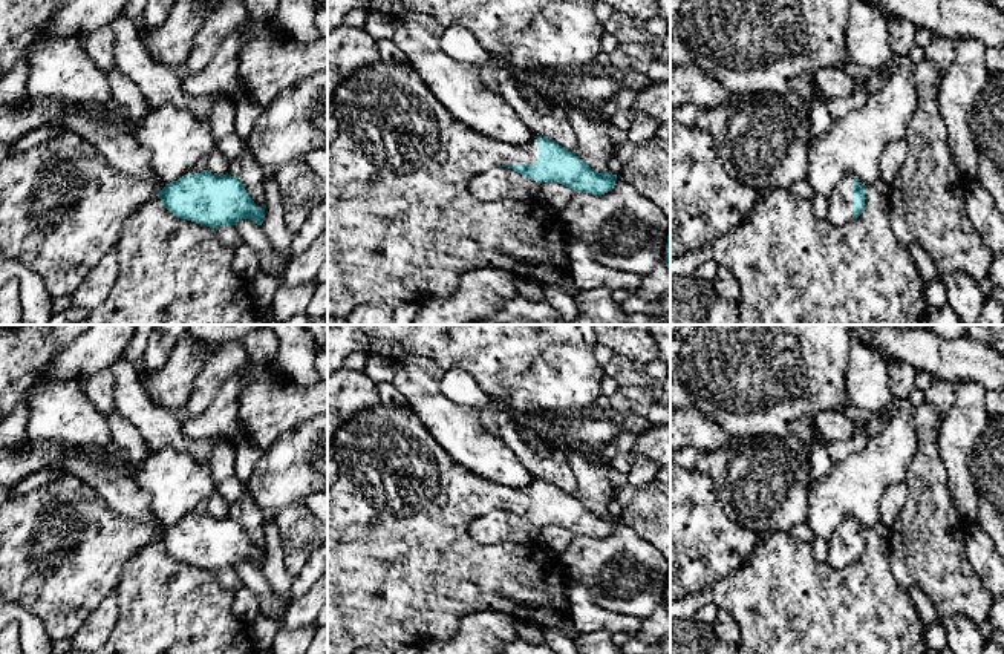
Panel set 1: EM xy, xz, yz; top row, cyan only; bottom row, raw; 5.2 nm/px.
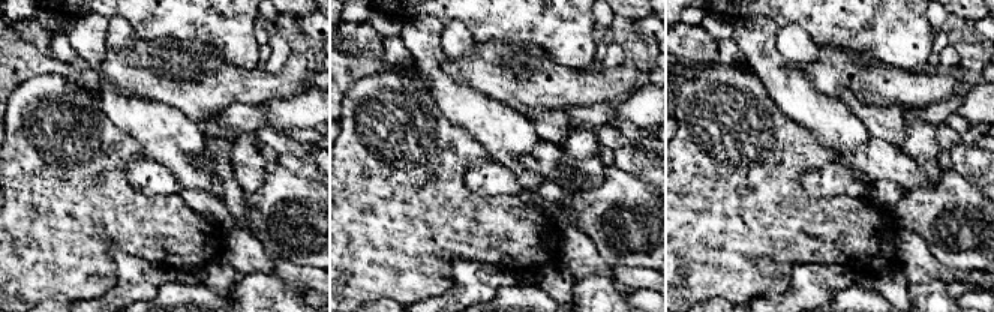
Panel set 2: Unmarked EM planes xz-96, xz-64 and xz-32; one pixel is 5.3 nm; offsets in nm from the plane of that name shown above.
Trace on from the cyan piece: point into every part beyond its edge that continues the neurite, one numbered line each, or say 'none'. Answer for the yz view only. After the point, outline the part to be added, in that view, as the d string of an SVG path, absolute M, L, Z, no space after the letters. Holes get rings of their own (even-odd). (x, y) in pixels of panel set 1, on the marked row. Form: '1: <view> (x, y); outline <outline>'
1: yz (841, 199); outline M846 176L828 196L828 221L845 225L852 221L852 176Z

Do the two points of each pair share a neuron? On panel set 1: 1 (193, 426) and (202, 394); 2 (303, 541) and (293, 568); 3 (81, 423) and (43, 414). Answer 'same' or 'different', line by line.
1: different
2: same
3: same

